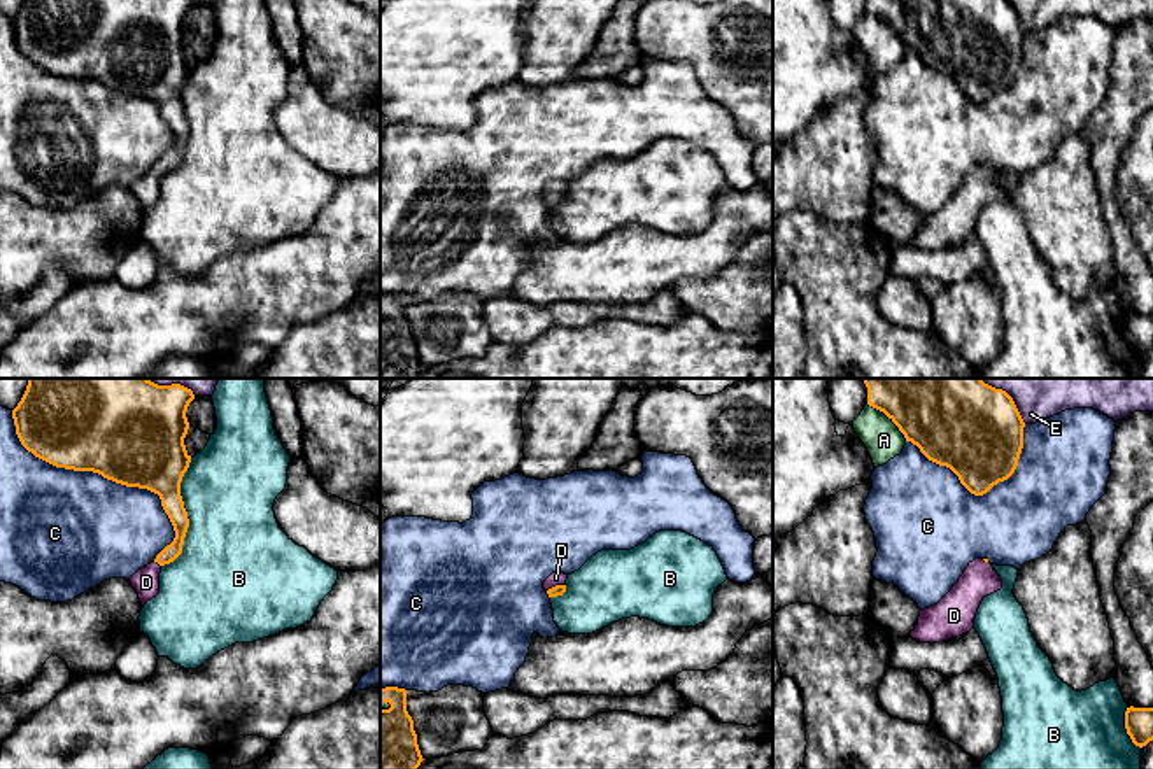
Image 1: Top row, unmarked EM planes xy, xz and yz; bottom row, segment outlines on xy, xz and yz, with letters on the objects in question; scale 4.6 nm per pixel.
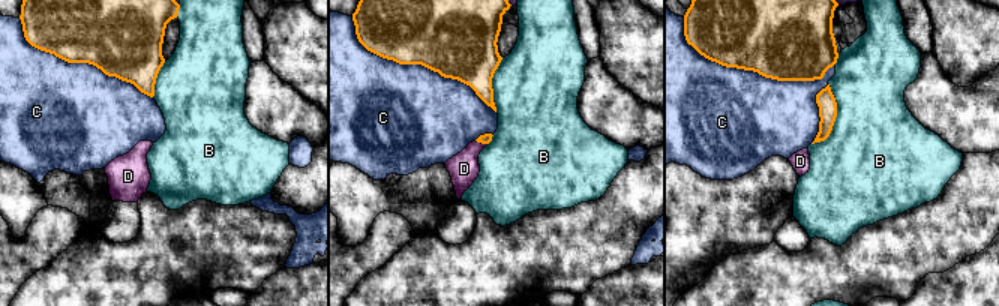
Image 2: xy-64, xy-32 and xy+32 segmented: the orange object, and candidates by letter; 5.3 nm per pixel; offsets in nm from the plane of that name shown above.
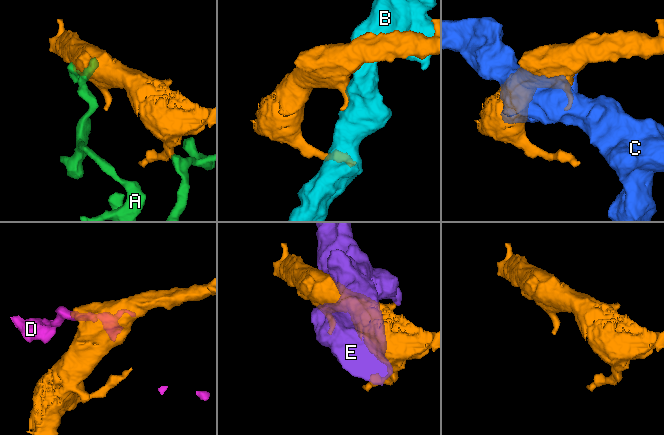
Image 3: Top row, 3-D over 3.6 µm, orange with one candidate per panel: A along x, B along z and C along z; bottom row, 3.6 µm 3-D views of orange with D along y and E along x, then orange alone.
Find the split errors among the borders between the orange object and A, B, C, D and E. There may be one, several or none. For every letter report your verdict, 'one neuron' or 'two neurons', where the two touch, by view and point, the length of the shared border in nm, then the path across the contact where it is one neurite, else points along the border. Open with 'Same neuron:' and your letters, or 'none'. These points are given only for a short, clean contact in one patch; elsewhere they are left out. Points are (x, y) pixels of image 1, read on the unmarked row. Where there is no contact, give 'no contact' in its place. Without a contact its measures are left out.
Same neuron: D
A: two neurons; meets orange in yz at (889, 25); contact 260 nm long
B: two neurons; meets orange in xy at (186, 123); contact 500 nm long
C: two neurons; meets orange in xy at (95, 79); contact 950 nm long
D: one neuron; meets orange in xy at (158, 170); contact 40 nm long; runs through xy (176, 119), (179, 148), (158, 170), (146, 190)
E: two neurons; meets orange in yz at (1017, 16); contact 170 nm long

